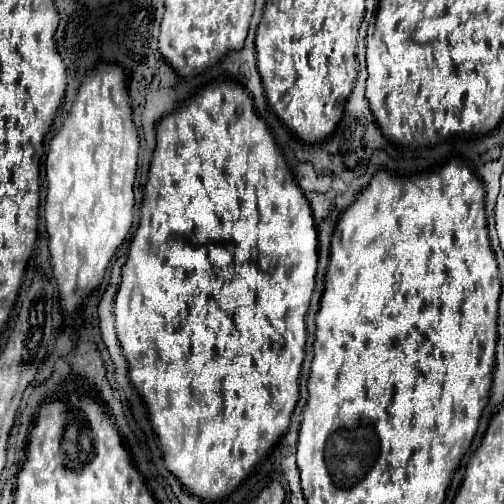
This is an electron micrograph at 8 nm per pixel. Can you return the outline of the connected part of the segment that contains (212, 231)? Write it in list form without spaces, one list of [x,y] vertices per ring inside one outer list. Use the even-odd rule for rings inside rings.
[[[224,81],[224,83],[214,83],[214,87],[206,87],[206,91],[194,95],[186,103],[186,107],[178,107],[174,113],[162,117],[162,121],[156,127],[156,139],[158,141],[156,141],[156,149],[154,149],[154,155],[152,155],[152,163],[150,163],[148,183],[144,187],[144,201],[142,201],[142,207],[140,207],[140,217],[142,219],[140,219],[136,235],[134,235],[134,239],[130,243],[126,265],[122,267],[122,283],[120,283],[120,289],[118,289],[118,295],[116,295],[116,303],[114,303],[114,319],[116,319],[116,331],[118,331],[118,341],[120,341],[120,347],[122,347],[122,355],[124,355],[126,365],[128,365],[128,379],[138,389],[138,393],[140,393],[144,405],[146,405],[152,429],[154,429],[154,433],[158,437],[158,443],[162,447],[166,469],[188,489],[188,493],[196,495],[198,499],[202,499],[206,503],[216,503],[216,501],[222,501],[226,495],[230,495],[248,475],[252,475],[252,471],[256,469],[256,465],[260,463],[260,459],[270,453],[270,449],[280,441],[280,437],[290,427],[290,417],[292,417],[292,411],[294,411],[296,401],[300,397],[298,395],[298,377],[300,377],[300,367],[302,367],[302,361],[304,361],[304,345],[306,345],[306,311],[310,307],[310,297],[312,297],[312,291],[314,291],[314,275],[316,275],[316,265],[318,265],[316,227],[314,227],[312,209],[310,209],[310,205],[308,205],[302,189],[294,181],[294,177],[292,177],[292,173],[290,173],[290,169],[288,169],[288,165],[286,165],[280,149],[276,147],[274,135],[270,133],[268,125],[254,111],[252,99],[250,99],[250,95],[246,93],[246,89],[242,85],[238,85],[234,81]]]

